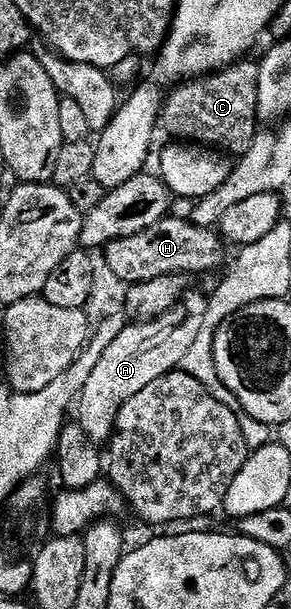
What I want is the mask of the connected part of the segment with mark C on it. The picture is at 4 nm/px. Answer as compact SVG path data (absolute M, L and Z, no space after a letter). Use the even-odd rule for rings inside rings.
M248 61L234 62L230 66L225 66L223 70L177 85L176 91L165 97L162 107L162 130L169 134L169 139L210 146L229 156L246 153L250 144L254 144L258 133L258 72L260 71L255 61Z

